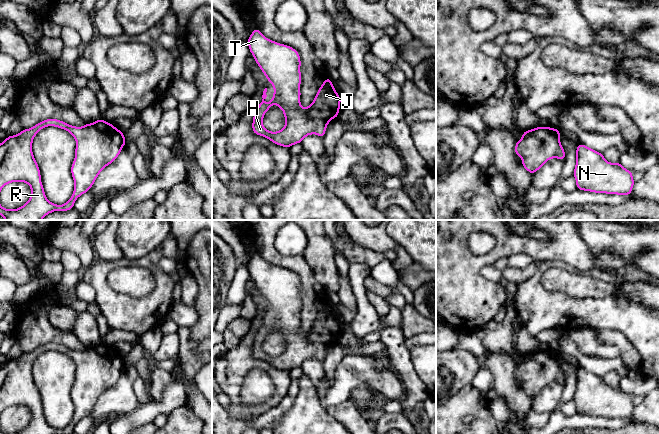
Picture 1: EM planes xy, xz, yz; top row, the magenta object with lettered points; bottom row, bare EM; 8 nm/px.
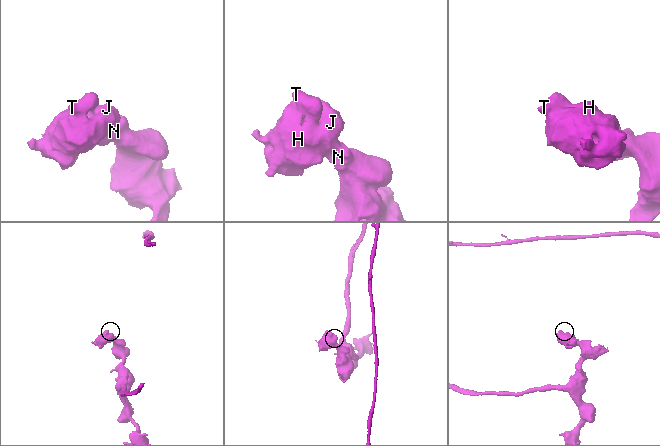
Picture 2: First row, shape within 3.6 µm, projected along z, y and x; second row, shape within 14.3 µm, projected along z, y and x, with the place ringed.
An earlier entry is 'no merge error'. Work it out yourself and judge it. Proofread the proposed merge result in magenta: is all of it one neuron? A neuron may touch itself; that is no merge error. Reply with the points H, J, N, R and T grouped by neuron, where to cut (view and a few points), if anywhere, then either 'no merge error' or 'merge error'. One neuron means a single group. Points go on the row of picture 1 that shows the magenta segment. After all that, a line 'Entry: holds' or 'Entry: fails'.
groups H J N R T; cut none; no merge error
Entry: holds

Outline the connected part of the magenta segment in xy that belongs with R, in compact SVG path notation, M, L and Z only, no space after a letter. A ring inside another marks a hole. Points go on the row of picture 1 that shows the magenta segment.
M50 118L0 143L0 191L12 182L25 182L31 187L27 203L18 209L5 209L0 205L0 215L5 220L42 220L54 211L69 211L78 197L88 192L100 172L121 153L126 144L124 133L103 119L82 127ZM54 126L68 131L76 141L75 158L71 166L74 192L62 205L51 203L44 192L40 168L32 152L36 134L43 128Z

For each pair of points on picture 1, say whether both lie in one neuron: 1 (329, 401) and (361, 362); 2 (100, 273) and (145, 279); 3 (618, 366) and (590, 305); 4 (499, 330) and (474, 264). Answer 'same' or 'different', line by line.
1: same
2: different
3: different
4: different

